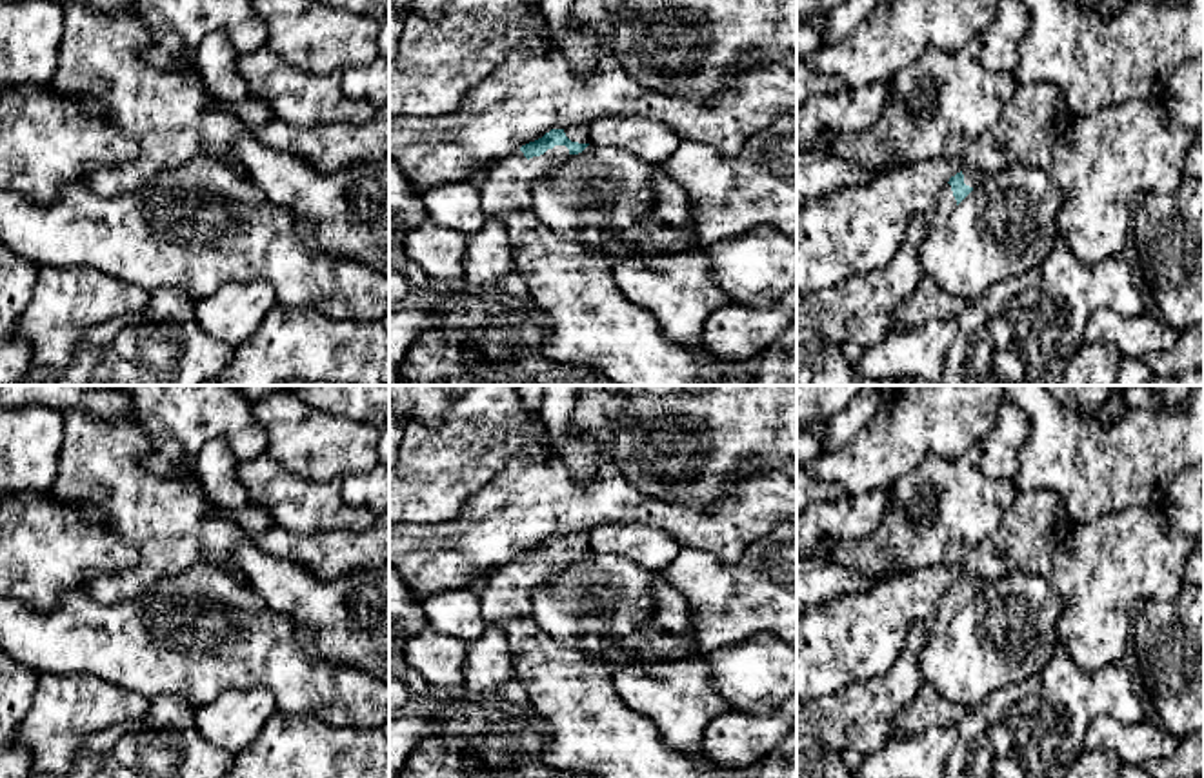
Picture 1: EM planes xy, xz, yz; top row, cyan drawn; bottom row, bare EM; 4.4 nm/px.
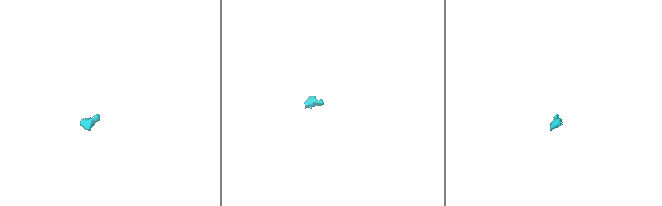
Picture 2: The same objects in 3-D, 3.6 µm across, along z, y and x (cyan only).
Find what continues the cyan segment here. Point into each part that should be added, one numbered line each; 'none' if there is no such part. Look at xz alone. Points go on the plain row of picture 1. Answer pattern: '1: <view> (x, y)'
1: xz (579, 538)
2: xz (506, 595)

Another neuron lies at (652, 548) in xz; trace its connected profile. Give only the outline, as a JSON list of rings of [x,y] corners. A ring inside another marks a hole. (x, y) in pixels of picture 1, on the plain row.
[[[638,524],[602,525],[589,534],[589,551],[627,556],[647,571],[664,571],[680,549],[667,531]]]

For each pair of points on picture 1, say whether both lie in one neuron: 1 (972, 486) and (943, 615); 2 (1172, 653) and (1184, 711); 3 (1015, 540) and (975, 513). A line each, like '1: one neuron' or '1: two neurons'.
1: two neurons
2: one neuron
3: two neurons

